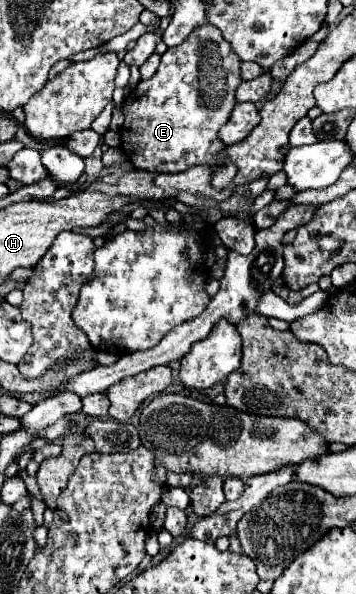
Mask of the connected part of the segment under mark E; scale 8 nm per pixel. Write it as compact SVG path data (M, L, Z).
M202 24L194 30L180 46L168 48L162 54L158 72L148 78L140 80L138 86L124 98L122 112L124 124L120 128L122 136L122 150L126 158L132 162L134 168L148 170L148 172L182 172L194 164L208 162L208 158L216 158L216 154L224 148L218 140L218 130L230 118L230 112L236 104L234 92L240 80L240 60L232 52L230 44L222 38L220 30L212 24Z

